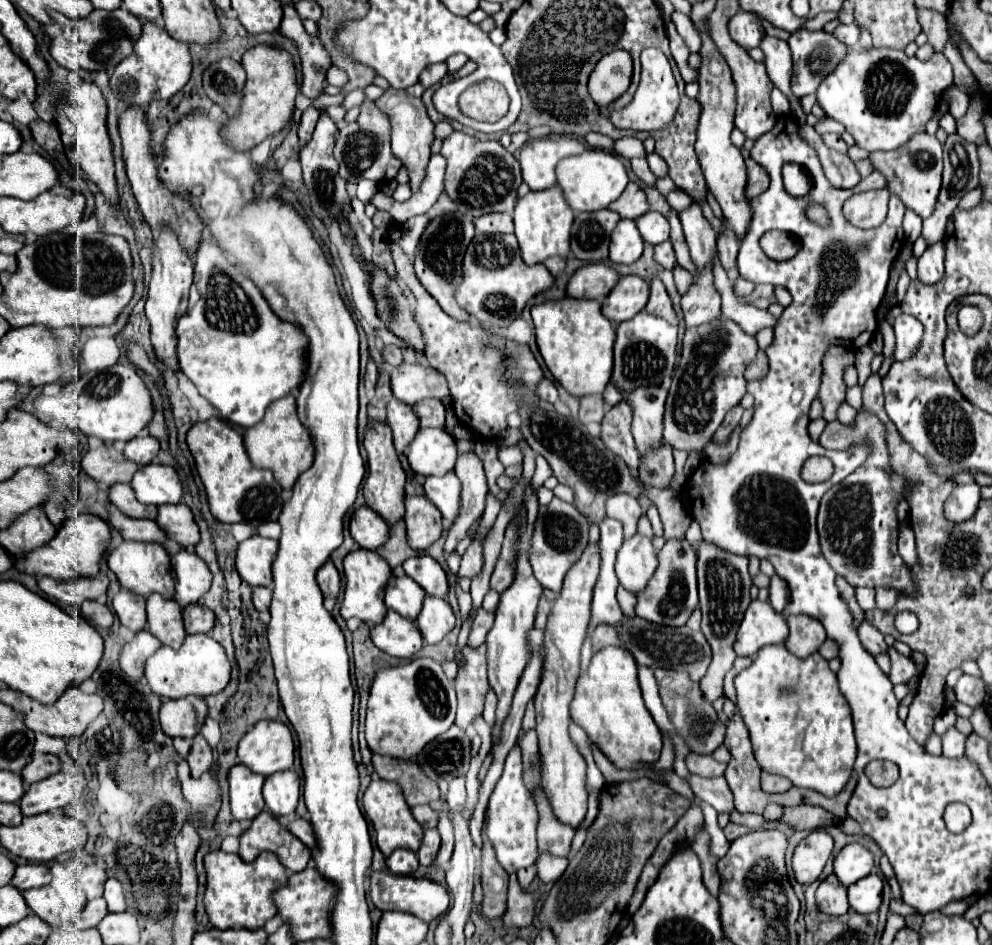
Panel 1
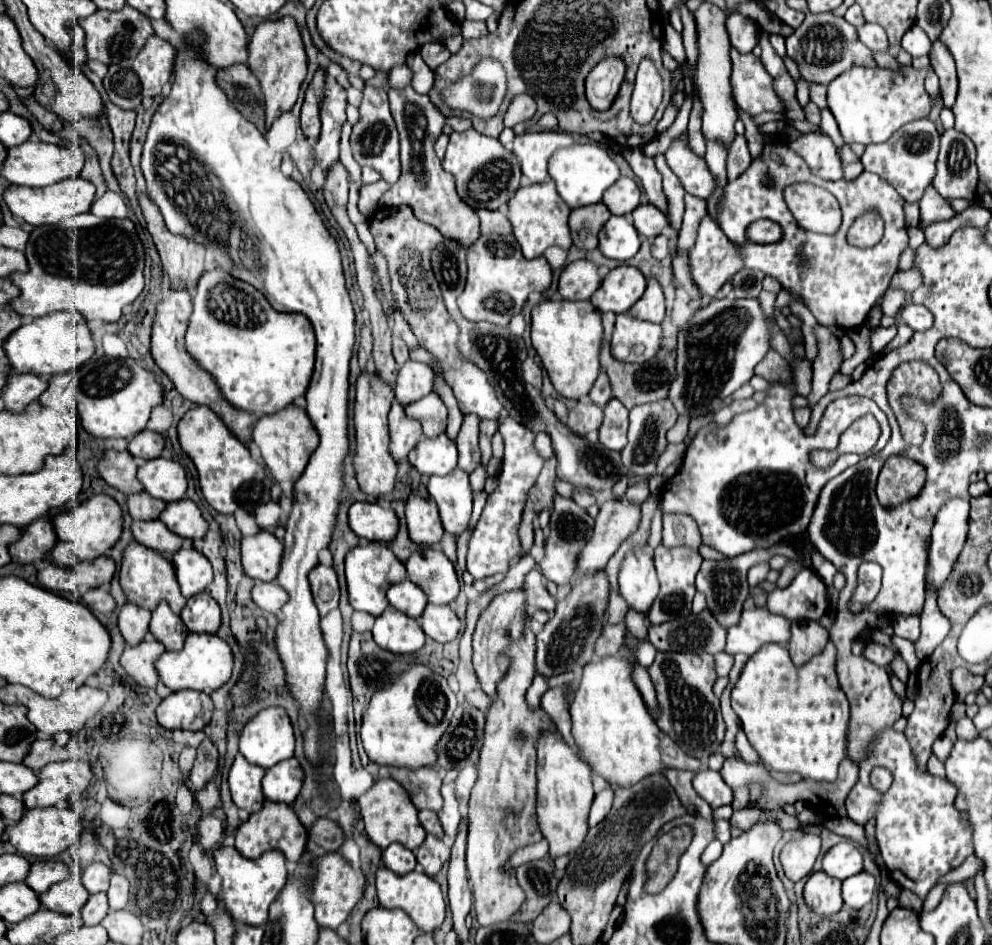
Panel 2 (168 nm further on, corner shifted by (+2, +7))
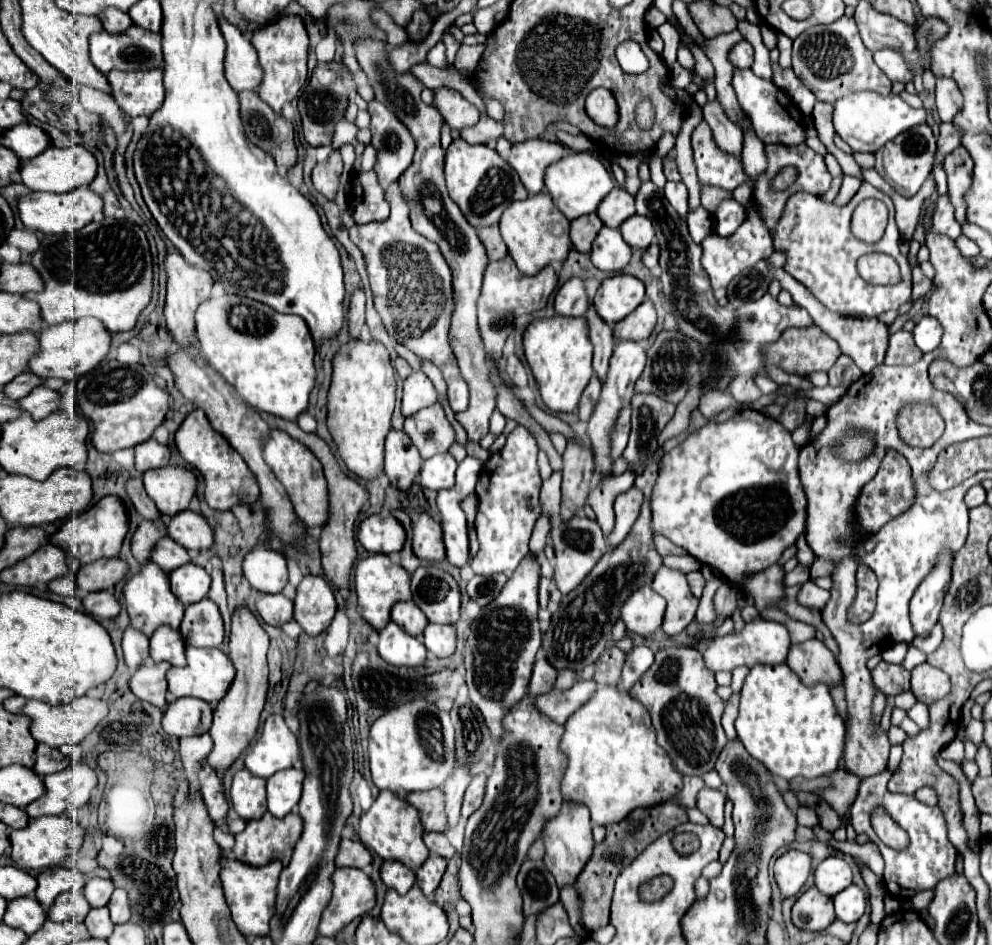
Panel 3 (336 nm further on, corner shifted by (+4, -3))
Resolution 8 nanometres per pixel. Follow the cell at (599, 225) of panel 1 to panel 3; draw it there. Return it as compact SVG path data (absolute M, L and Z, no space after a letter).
M596 213L582 215L580 219L570 221L570 239L576 245L576 249L582 253L590 253L592 241L598 235L600 227L602 227L602 221L598 219Z

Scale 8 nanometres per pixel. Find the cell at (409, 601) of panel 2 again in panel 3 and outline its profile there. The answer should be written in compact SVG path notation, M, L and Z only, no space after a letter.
M412 601L396 603L392 607L392 621L400 623L400 627L408 631L408 635L416 635L416 637L420 637L424 633L424 627L428 625L426 615Z

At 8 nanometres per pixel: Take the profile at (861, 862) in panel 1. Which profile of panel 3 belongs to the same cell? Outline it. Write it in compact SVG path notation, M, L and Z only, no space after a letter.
M828 857L824 859L814 871L814 885L828 897L834 897L848 885L852 885L852 871L850 865L842 857Z

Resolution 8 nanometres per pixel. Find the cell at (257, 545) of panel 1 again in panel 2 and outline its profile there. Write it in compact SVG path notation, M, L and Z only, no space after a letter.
M258 531L254 535L242 537L242 567L244 573L252 579L274 581L278 575L280 559L282 559L282 543L274 533Z

